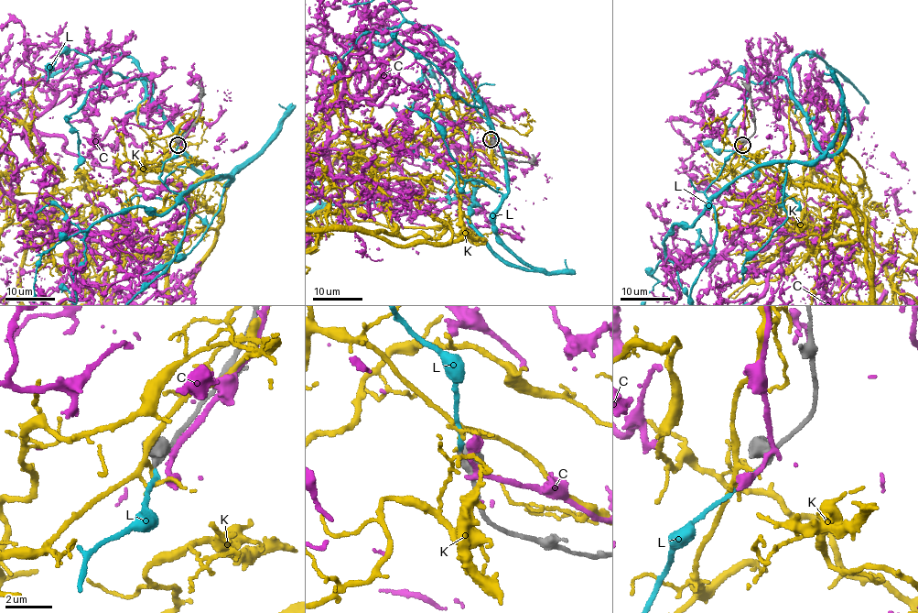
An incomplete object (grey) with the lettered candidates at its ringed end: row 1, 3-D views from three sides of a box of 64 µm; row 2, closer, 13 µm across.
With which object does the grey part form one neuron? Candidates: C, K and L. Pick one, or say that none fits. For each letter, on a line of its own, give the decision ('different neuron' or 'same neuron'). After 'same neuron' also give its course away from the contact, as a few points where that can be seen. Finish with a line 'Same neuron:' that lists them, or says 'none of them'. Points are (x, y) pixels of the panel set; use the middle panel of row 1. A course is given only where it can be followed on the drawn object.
C: different neuron
K: different neuron
L: same neuron
Same neuron: L

